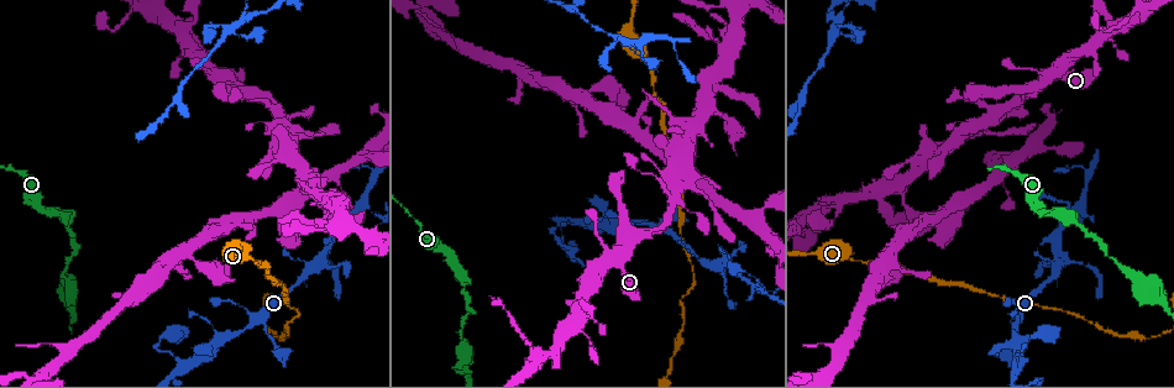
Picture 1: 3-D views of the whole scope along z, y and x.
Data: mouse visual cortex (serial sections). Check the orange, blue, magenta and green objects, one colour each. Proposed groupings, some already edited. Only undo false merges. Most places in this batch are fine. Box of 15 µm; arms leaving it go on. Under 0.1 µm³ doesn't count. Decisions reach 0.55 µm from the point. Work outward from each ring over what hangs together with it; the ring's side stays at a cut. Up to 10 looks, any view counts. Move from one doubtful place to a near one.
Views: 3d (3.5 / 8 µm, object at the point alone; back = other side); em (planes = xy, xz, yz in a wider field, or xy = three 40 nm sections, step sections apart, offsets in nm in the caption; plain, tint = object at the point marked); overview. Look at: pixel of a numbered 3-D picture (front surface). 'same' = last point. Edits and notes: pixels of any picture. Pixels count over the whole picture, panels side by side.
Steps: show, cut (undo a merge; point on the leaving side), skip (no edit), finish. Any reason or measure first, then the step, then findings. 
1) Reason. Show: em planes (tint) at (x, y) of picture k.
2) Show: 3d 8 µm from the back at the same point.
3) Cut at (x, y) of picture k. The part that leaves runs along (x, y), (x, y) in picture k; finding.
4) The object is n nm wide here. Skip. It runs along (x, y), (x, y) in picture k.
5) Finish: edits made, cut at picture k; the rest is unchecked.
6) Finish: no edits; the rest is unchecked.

A narrow waist. Show: 3d 8 µm from the back at (459, 337) of picture 1.

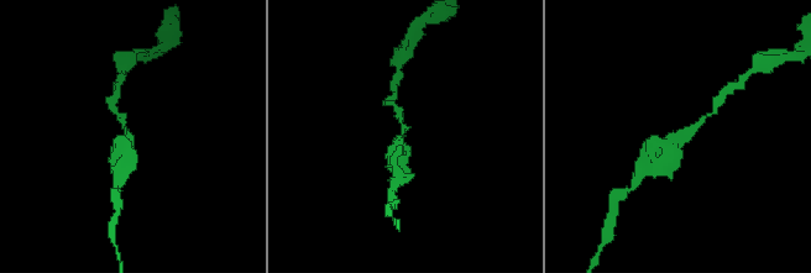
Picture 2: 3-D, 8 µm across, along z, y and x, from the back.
3 arms meet here; the arms are 150, 300, 350 nm wide. Show: em xy step 2 (tint) at (405, 132) of picture 2.

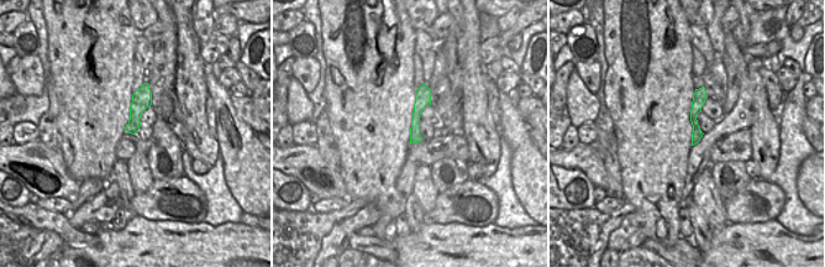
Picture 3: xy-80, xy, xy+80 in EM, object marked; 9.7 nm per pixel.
Skip. It runs along (710, 114), (665, 145), (652, 145) in picture 2; one cell here.

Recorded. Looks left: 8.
Three arms meet. Show: 3d 3.5 µm at (581, 221) of picture 1.

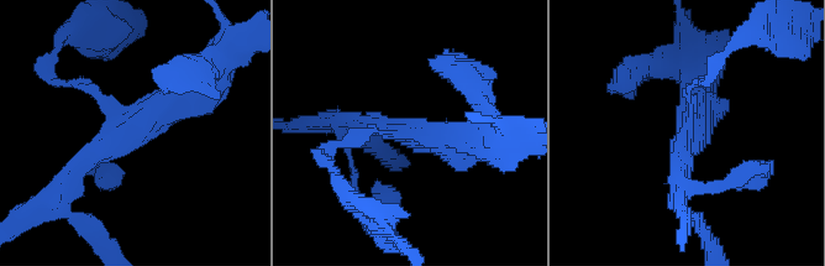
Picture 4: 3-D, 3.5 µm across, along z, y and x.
3 arms meet here; the arms are 100, 200, 350 nm wide. Show: em xy step 5 (plain) at (415, 129) of picture 4.

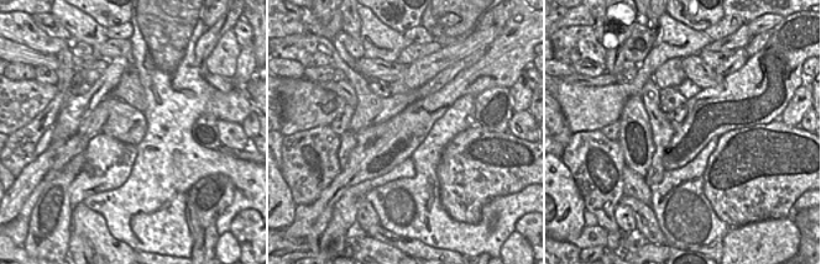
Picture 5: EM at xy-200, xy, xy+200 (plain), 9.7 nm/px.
Show: em xy step 5 (tint) at the same point.

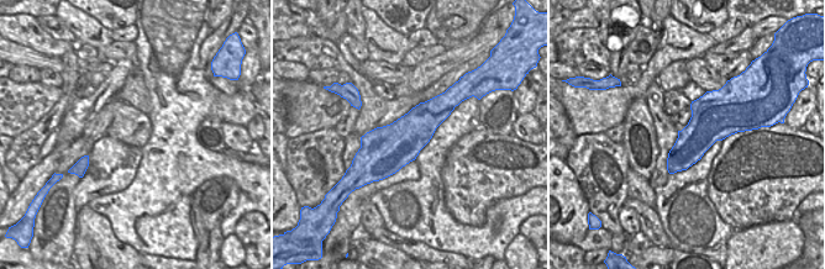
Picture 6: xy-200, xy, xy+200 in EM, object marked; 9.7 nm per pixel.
Skip. It runs along (204, 81), (143, 118), (71, 84) in picture 4; continuous, no second cell.

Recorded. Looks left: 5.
Abrupt turn. Show: 3d 3.5 µm at (1083, 202) of picture 1.

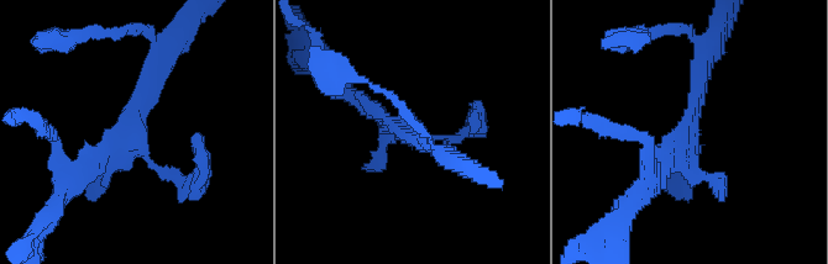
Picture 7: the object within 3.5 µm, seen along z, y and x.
Show: em planes (tint) at (404, 130) of picture 7.

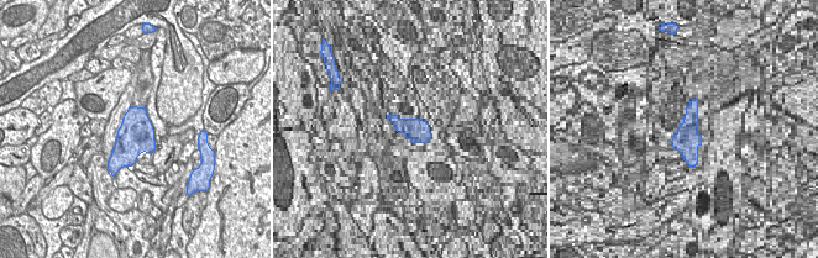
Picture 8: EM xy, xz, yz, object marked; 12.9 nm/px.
Skip. It runs along (68, 183), (136, 130), (152, 62) in picture 7; continuous, no second cell.

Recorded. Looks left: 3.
A narrow waist. Show: 3d 3.5 µm at (855, 259) of picture 1.

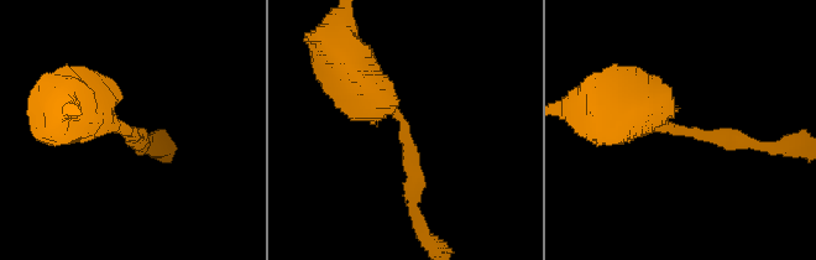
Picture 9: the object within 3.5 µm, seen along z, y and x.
The arms are 200, 600 nm wide. Show: em xy step 2 (tint) at (673, 129) of picture 9.

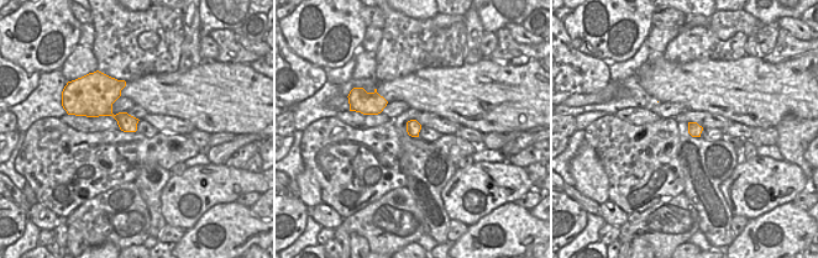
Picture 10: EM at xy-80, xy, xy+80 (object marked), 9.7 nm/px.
Cut it another way. Show: em xy step 1 (tint) at the same point.

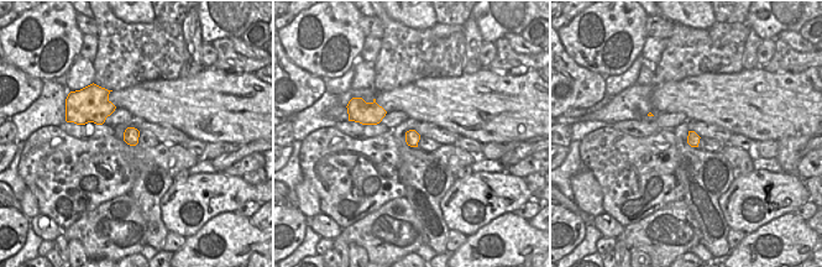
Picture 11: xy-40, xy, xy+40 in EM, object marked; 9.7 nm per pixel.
Skip. It runs along (344, 62), (404, 123), (412, 196) in picture 9; continuous, no second cell.

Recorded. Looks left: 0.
Finish: no edits; the rest is unchecked.

